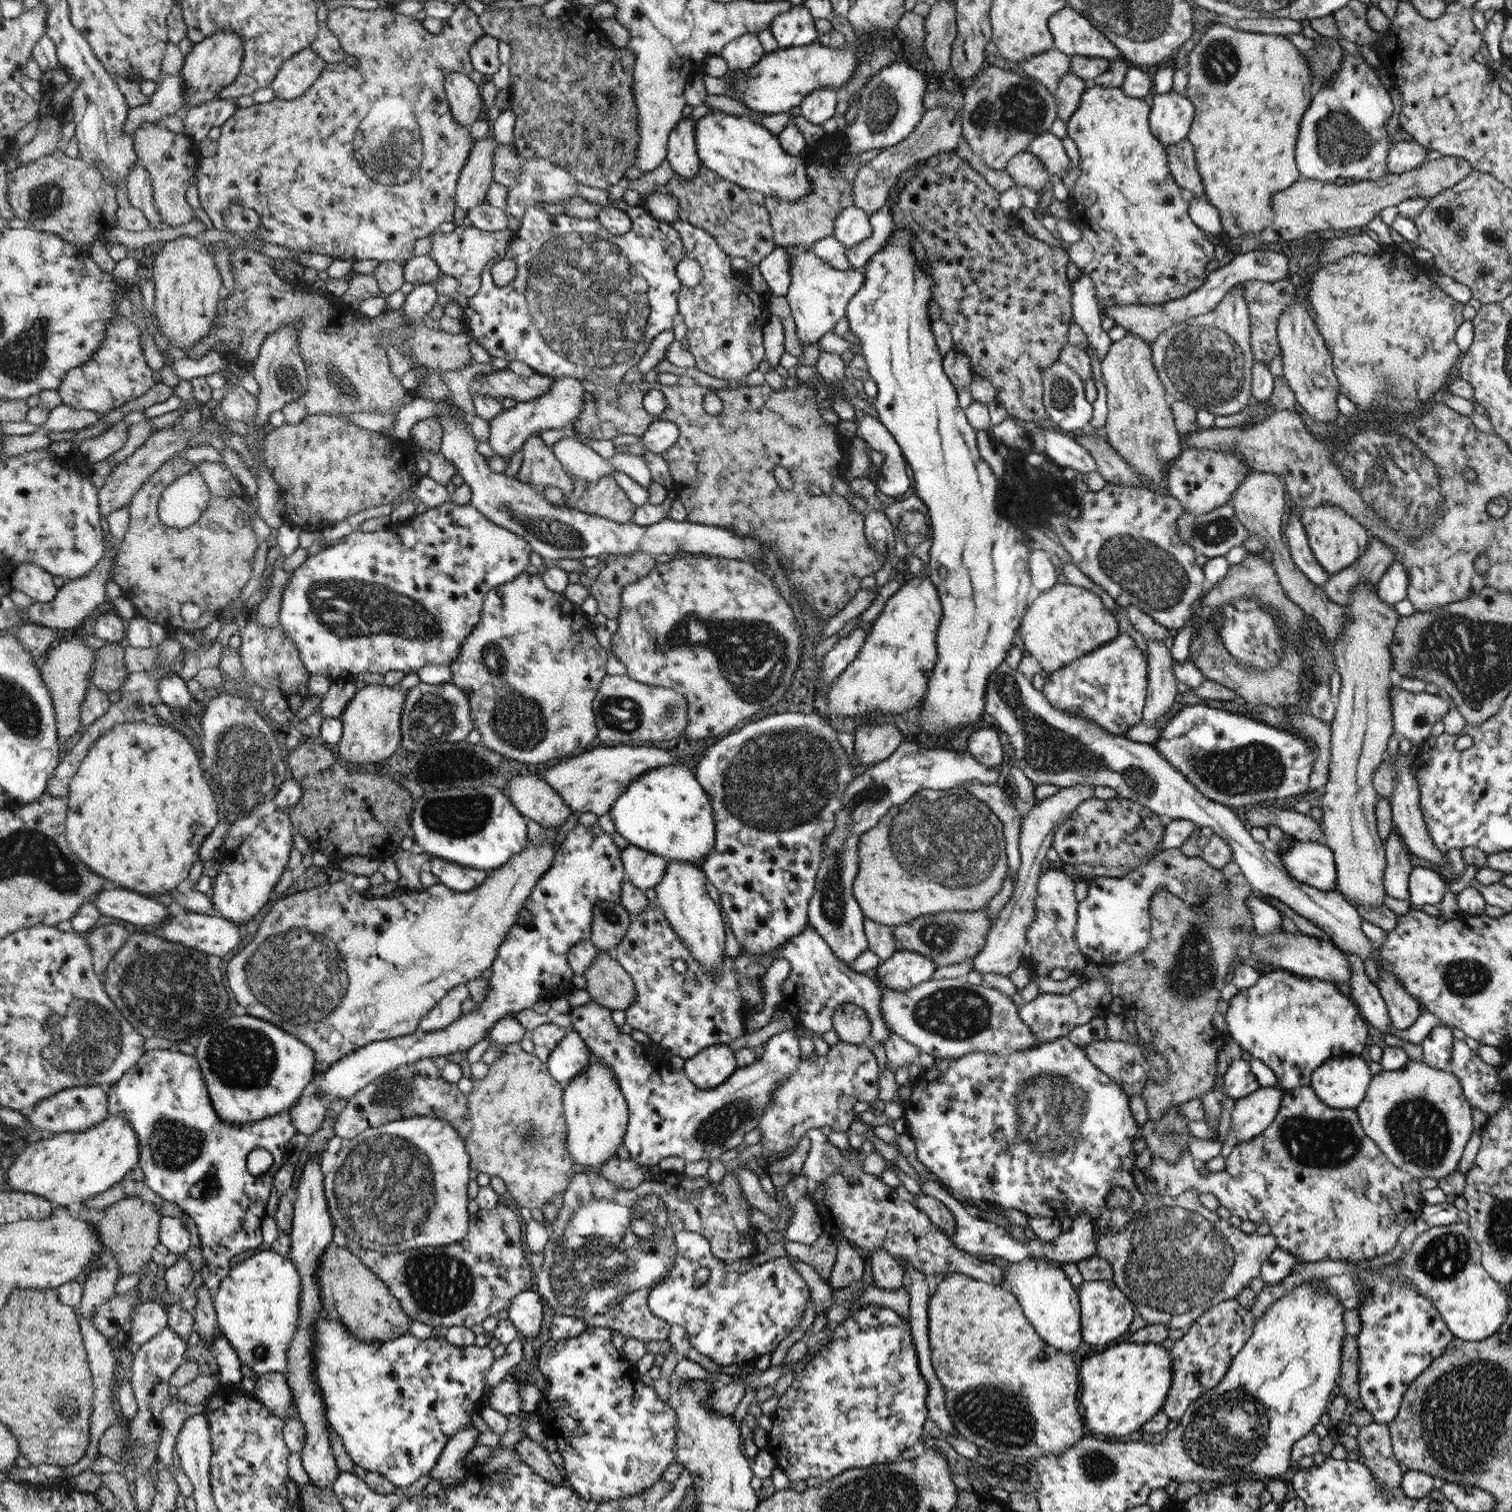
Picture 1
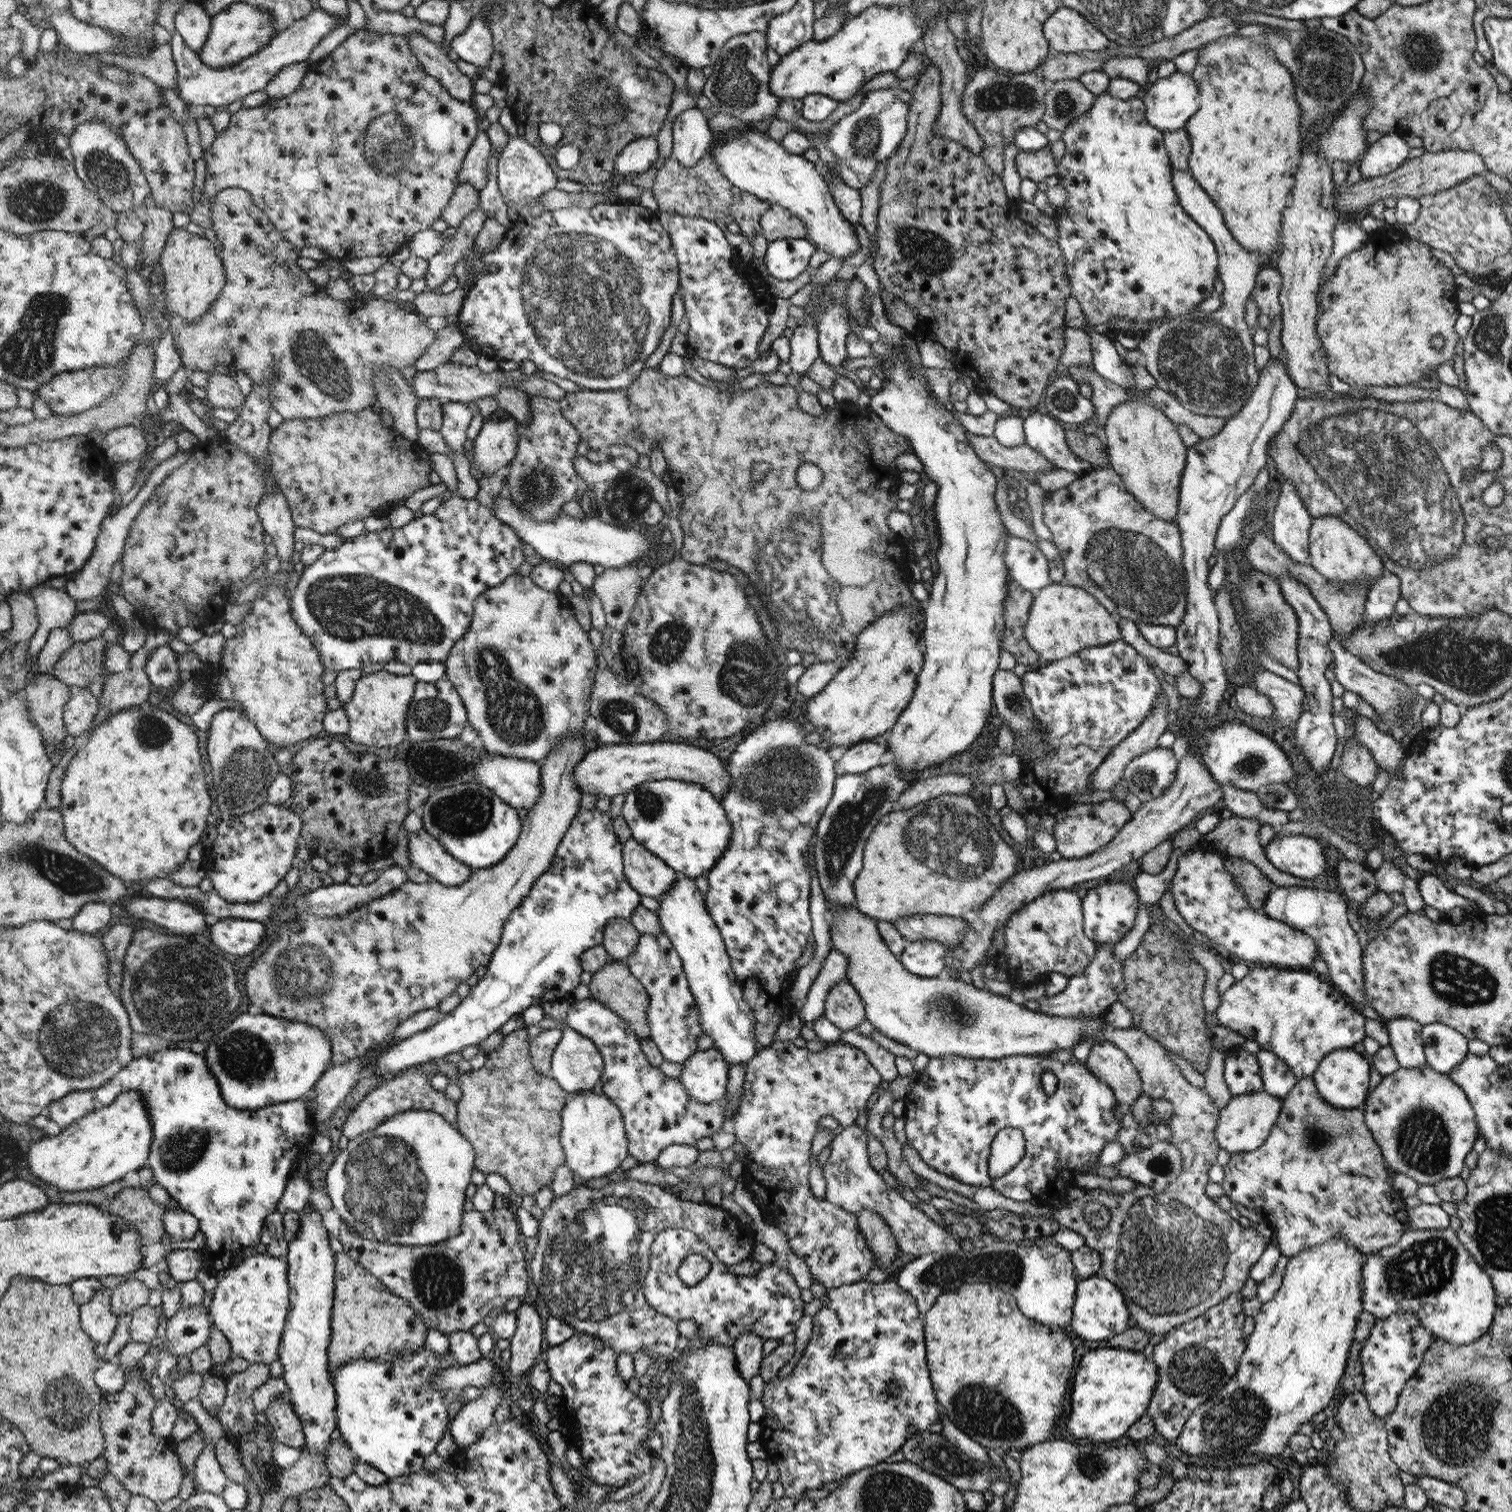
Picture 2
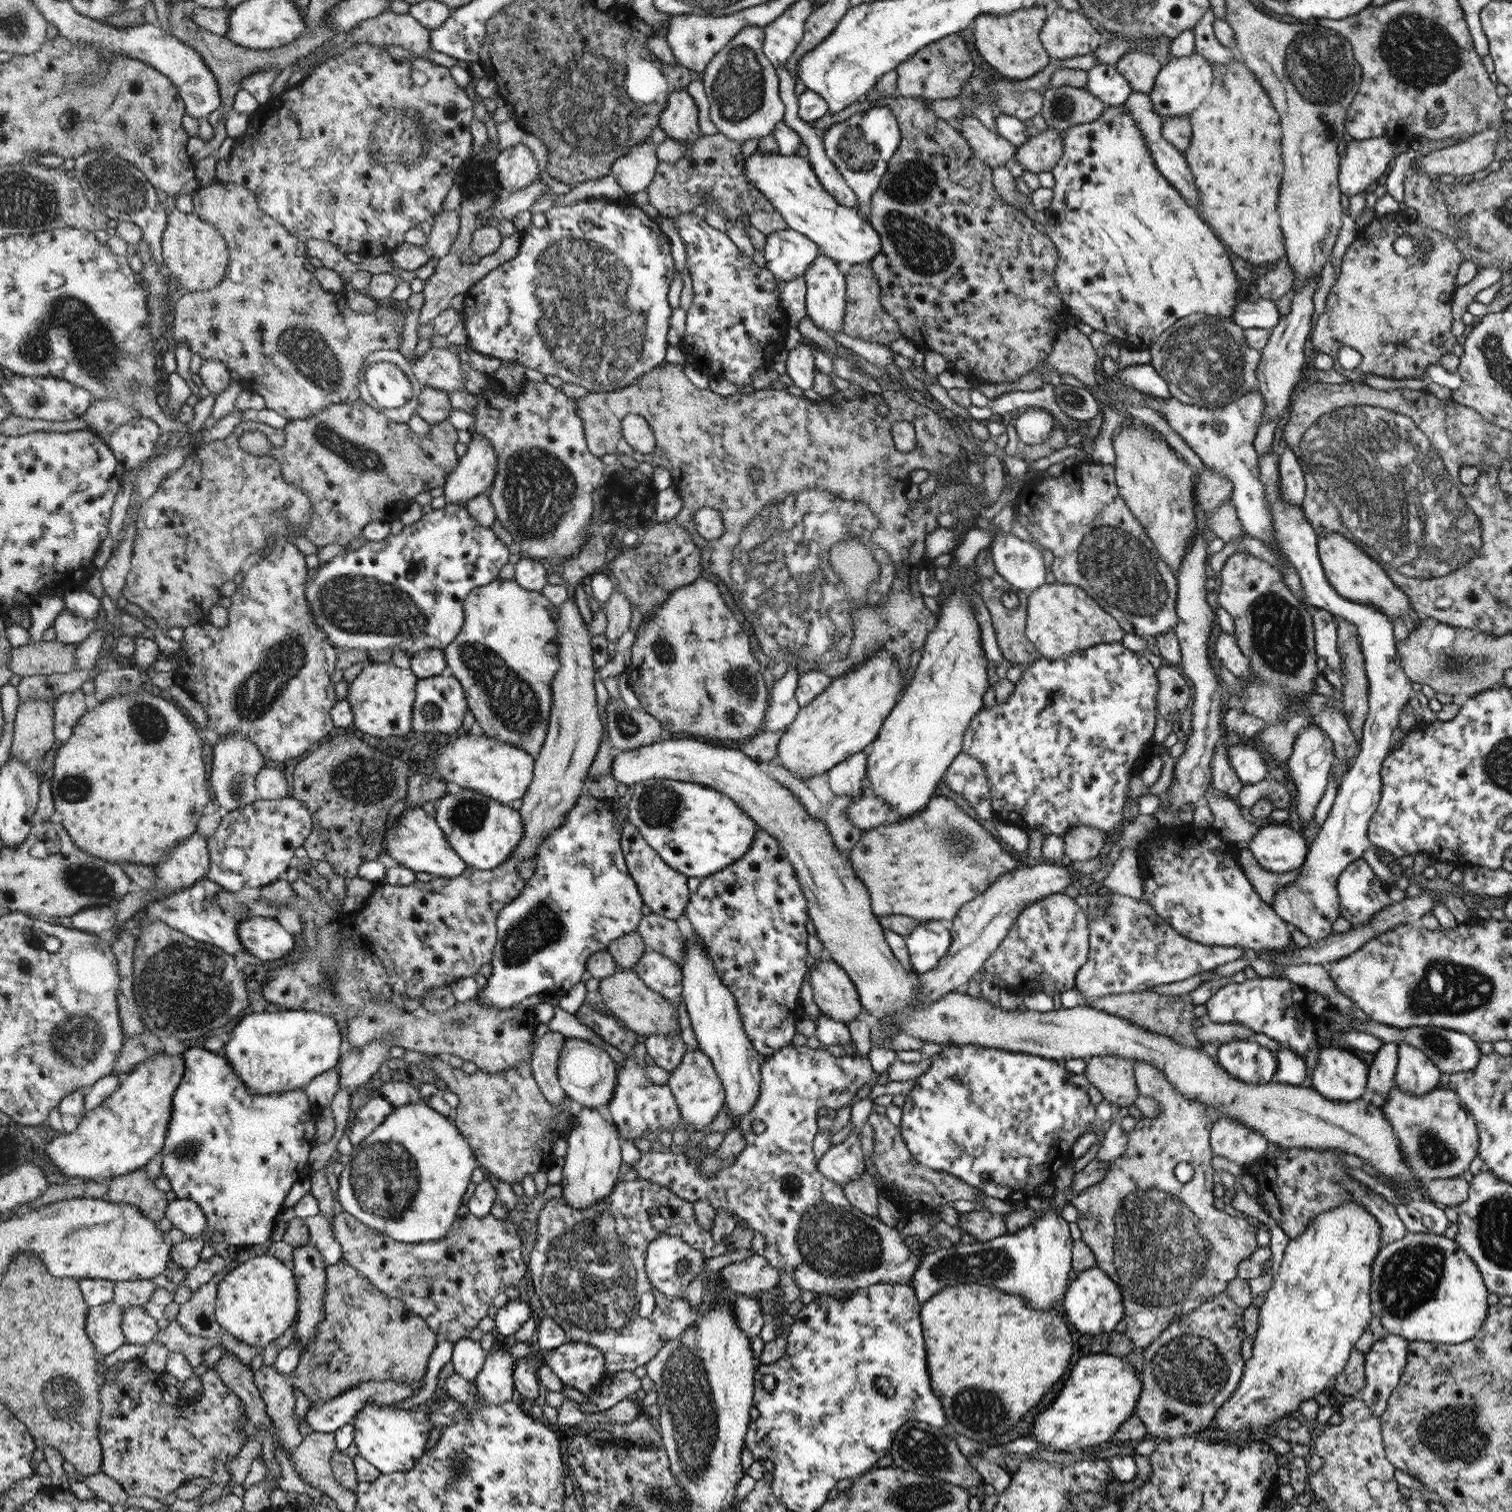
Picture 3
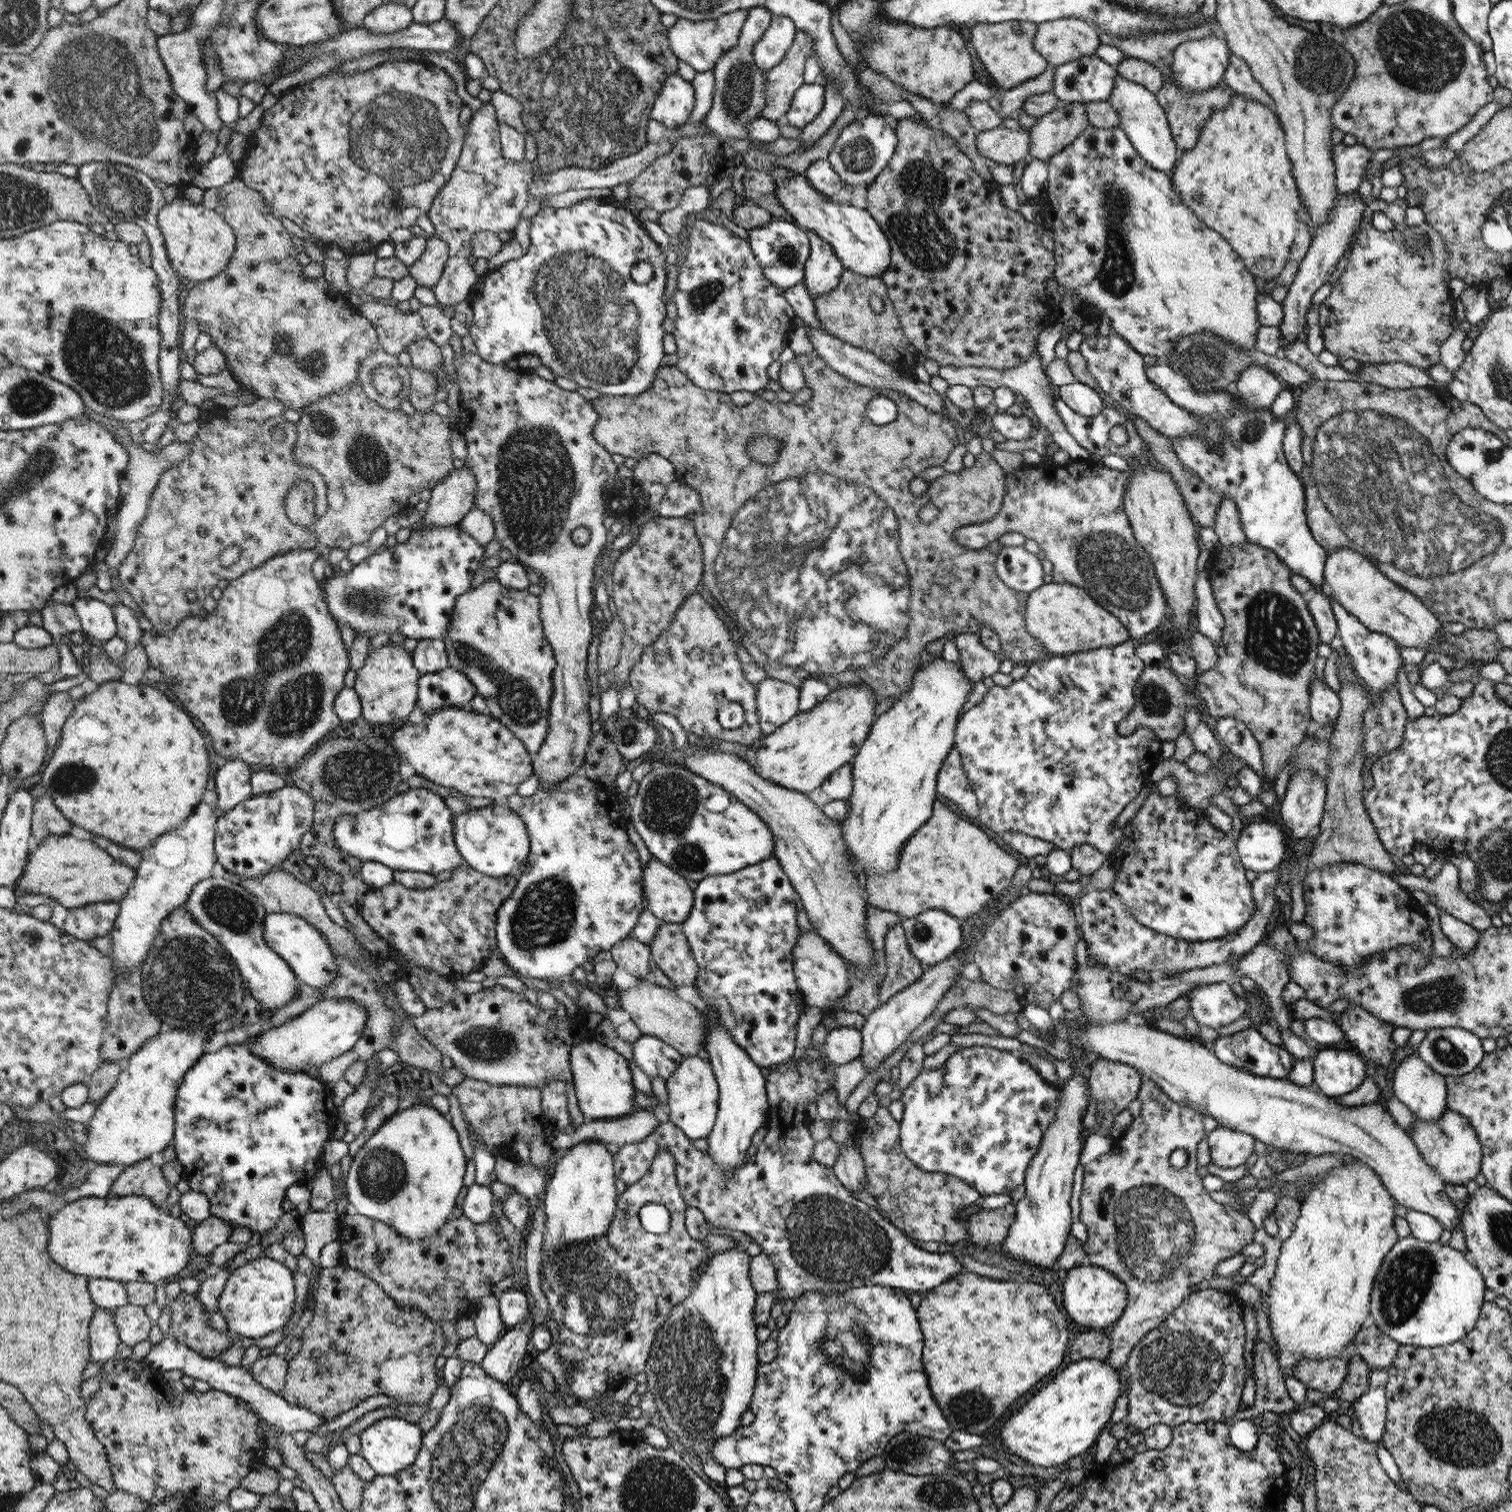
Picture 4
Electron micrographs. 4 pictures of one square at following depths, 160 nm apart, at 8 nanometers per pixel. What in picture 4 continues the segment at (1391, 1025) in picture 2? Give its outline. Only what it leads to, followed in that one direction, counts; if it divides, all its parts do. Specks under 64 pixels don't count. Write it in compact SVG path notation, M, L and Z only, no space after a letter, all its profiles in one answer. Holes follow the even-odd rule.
M1415 1051L1398 1063L1393 1069L1392 1090L1396 1098L1403 1102L1412 1112L1413 1116L1425 1121L1435 1121L1442 1116L1447 1107L1447 1086L1445 1076L1438 1074L1428 1066Z

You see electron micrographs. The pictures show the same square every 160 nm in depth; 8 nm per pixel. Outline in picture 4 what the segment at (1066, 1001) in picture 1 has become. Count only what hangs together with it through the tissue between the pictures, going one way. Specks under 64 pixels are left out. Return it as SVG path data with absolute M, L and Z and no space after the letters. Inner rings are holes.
M1275 868L1265 873L1259 873L1251 883L1256 912L1254 916L1238 932L1228 934L1216 940L1185 941L1168 936L1143 924L1140 924L1129 911L1127 904L1115 893L1112 888L1106 890L1093 890L1080 895L1077 901L1077 915L1081 938L1087 944L1089 962L1101 964L1120 973L1124 977L1134 978L1134 970L1143 970L1151 975L1160 973L1184 973L1196 968L1207 968L1225 963L1231 954L1246 955L1258 945L1266 935L1268 922L1272 916L1274 906L1278 899L1274 896L1274 888L1278 882L1283 881L1283 869Z

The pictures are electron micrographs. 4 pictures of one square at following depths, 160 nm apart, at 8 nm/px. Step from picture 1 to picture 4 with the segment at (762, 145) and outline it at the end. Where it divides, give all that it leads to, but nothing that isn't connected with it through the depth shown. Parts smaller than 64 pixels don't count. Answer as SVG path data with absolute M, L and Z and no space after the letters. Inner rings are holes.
M794 173L782 182L778 182L775 193L778 202L792 215L794 223L805 231L818 233L832 246L836 257L843 262L846 270L866 276L866 278L882 278L891 264L891 244L886 234L879 227L875 217L866 208L853 205L840 205L833 198L828 200L821 192L808 183L805 173Z

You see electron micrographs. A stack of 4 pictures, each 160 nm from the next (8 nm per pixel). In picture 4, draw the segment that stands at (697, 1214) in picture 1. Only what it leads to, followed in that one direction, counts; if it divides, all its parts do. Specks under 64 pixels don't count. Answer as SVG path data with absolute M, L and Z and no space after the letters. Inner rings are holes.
M661 1150L654 1154L648 1173L638 1182L626 1186L606 1236L574 1244L555 1256L553 1263L544 1261L541 1264L541 1289L560 1328L558 1354L564 1380L578 1401L587 1402L601 1397L608 1385L644 1371L657 1332L670 1317L670 1310L691 1294L693 1270L704 1265L710 1251L703 1245L703 1240L696 1241L689 1236L685 1225L686 1210L687 1204L684 1204L676 1178L674 1157L669 1150ZM646 1204L662 1204L668 1208L671 1222L668 1232L660 1236L644 1230L638 1216L640 1208Z

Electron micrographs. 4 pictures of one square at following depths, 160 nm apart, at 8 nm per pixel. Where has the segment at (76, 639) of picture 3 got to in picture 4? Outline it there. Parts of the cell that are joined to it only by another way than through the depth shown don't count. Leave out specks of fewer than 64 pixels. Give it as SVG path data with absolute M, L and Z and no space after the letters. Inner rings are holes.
M48 600L44 608L38 612L40 626L44 627L55 643L65 639L69 634L81 630L81 622L71 604Z

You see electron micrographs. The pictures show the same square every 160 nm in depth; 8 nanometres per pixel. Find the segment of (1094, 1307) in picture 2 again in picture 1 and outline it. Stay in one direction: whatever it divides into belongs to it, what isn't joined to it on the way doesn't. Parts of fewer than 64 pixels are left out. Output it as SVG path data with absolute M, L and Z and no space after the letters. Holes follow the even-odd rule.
M1112 1280L1084 1281L1077 1289L1081 1308L1081 1337L1086 1344L1102 1346L1117 1341L1120 1336L1129 1332L1135 1310L1131 1300L1116 1286Z

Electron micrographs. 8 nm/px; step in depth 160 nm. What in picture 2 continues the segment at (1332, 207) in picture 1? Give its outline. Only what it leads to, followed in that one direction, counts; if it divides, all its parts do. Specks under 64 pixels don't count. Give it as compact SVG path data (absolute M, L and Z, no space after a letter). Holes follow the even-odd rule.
M1442 150L1440 152L1425 152L1421 156L1407 159L1400 168L1384 176L1363 178L1350 187L1338 186L1335 188L1335 210L1345 219L1350 214L1354 216L1364 208L1376 204L1379 200L1386 200L1389 196L1402 198L1409 196L1418 199L1428 194L1436 194L1441 190L1452 188L1467 178L1480 175L1486 170L1483 158L1472 150Z

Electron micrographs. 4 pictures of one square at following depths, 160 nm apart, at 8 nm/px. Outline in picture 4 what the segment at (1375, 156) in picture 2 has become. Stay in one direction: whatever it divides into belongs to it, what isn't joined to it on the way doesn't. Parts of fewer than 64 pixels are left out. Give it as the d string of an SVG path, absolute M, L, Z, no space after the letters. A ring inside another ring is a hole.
M1343 142L1334 145L1332 159L1335 164L1337 191L1344 193L1358 190L1372 158L1373 151L1364 145L1355 143L1347 146Z

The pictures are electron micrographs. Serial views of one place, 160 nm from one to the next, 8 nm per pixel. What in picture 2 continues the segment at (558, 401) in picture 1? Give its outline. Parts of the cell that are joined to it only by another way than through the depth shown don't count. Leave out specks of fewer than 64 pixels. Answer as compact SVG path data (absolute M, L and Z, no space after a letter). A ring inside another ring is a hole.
M502 408L484 419L472 450L472 463L479 472L475 474L476 480L493 475L516 456L519 445L517 423L516 418Z

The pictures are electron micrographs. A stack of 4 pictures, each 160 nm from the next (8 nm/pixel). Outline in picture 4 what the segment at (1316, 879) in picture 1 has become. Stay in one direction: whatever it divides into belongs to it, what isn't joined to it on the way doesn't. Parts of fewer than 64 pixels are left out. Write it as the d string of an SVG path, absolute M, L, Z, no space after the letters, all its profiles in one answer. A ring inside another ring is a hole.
M1258 820L1246 822L1235 843L1242 866L1258 874L1278 868L1286 860L1289 849L1280 826Z

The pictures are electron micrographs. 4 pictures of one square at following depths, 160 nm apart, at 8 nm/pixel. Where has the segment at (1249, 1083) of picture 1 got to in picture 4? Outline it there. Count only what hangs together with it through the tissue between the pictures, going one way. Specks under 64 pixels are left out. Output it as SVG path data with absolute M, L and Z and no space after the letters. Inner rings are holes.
M1249 1027L1233 1035L1219 1036L1211 1045L1214 1054L1226 1064L1263 1077L1286 1079L1296 1058L1283 1046L1268 1042L1255 1028Z

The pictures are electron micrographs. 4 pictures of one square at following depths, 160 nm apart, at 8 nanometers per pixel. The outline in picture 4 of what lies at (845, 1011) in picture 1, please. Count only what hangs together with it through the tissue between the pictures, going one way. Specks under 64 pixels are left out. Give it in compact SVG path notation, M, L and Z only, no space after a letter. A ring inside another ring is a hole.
M813 927L808 933L804 932L799 935L793 953L795 954L796 981L804 993L806 1005L826 1010L833 1004L837 1004L837 1000L841 996L847 994L849 980L846 961L822 936L813 930Z

